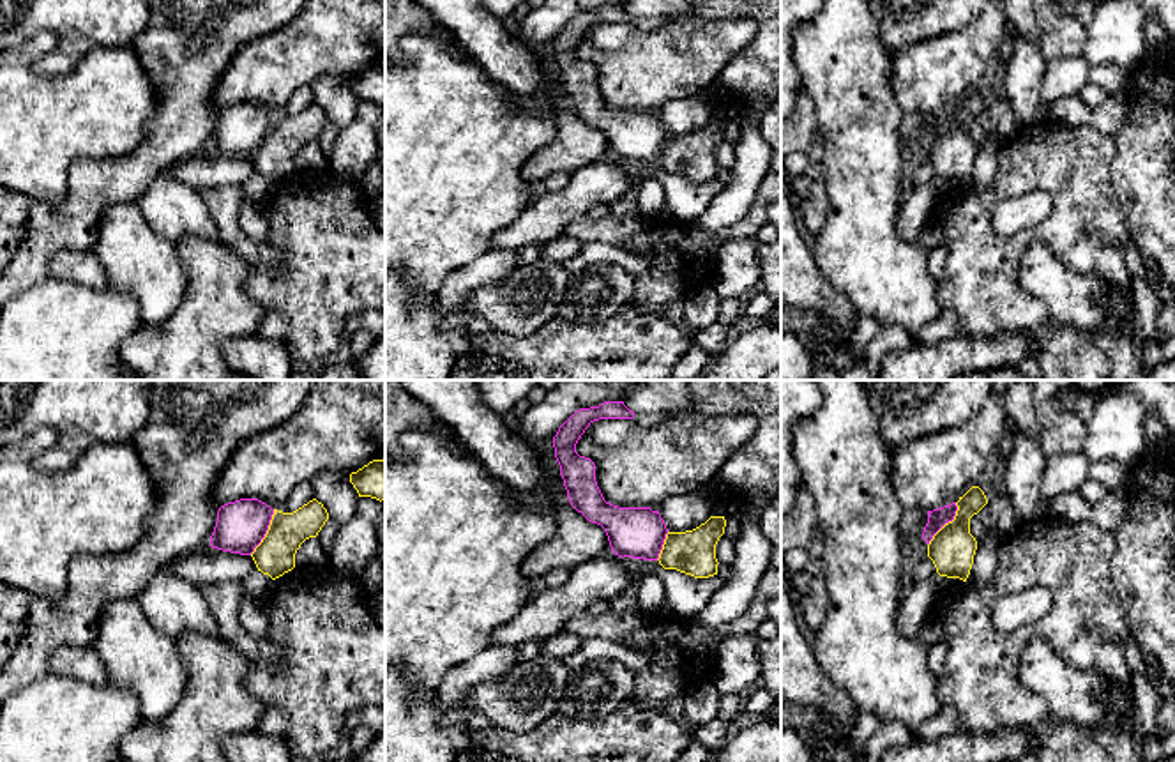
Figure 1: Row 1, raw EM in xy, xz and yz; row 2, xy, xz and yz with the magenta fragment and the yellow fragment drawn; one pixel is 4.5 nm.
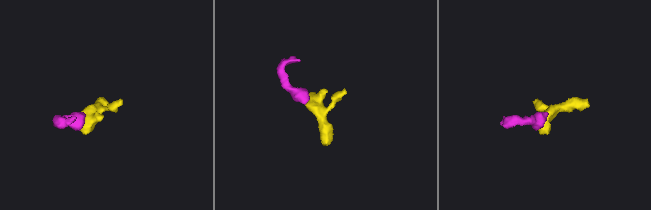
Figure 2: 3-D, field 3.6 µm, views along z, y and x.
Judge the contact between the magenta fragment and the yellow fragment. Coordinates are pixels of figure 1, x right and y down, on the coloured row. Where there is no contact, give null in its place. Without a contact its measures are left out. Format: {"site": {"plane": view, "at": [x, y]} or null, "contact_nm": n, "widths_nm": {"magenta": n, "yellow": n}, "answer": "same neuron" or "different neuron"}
{"site": {"plane": "yz", "at": [946, 522]}, "contact_nm": 240, "widths_nm": {"magenta": 90, "yellow": 200}, "answer": "same neuron"}

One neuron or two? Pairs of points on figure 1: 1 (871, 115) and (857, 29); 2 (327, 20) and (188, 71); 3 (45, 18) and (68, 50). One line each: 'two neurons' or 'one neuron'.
1: one neuron
2: two neurons
3: one neuron

